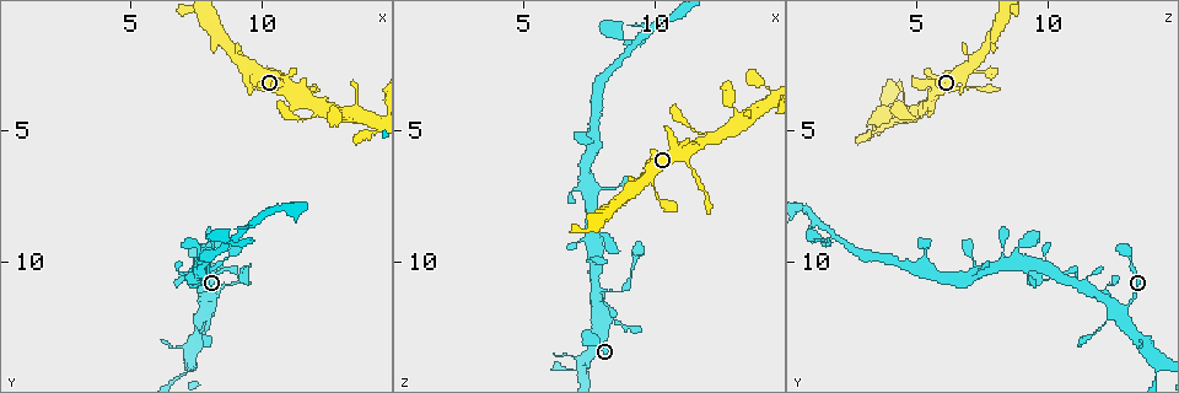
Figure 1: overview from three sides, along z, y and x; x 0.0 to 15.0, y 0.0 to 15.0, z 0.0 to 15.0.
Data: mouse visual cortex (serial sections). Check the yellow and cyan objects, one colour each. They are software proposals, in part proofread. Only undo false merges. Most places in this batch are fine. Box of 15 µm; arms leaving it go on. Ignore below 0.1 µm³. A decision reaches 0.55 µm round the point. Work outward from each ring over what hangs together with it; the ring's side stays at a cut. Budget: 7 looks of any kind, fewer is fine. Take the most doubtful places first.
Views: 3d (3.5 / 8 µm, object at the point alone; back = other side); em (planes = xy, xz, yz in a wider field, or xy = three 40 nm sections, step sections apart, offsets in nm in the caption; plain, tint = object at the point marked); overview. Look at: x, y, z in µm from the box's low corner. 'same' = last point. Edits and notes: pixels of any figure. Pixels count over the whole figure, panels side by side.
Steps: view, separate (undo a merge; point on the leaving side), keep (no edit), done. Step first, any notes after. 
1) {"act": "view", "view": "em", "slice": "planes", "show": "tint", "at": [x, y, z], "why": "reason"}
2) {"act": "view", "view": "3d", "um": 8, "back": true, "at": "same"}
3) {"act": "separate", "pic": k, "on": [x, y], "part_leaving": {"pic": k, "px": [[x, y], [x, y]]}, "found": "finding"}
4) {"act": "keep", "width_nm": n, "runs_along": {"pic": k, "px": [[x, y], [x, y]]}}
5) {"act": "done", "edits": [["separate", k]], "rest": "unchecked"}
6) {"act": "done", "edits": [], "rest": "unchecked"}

{"act": "view", "view": "3d", "um": 3.5, "back": true, "at": [9.0, 9.1, 1.9], "why": "three arms meet"}

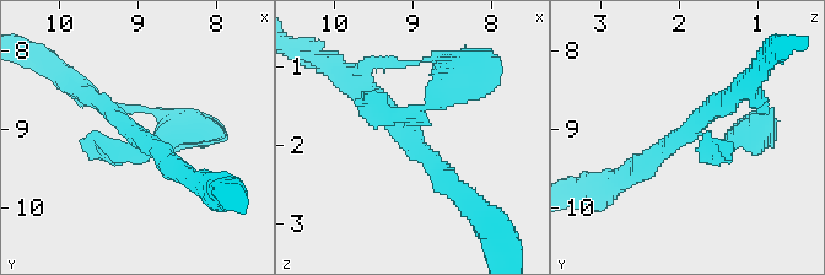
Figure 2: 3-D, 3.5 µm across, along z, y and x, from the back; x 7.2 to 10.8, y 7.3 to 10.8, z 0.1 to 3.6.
{"act": "view", "view": "em", "slice": "planes", "show": "plain", "at": [9.10, 8.95, 1.85]}

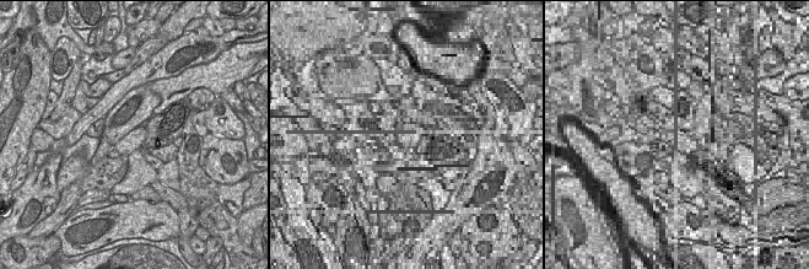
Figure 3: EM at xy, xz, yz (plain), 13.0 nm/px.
{"act": "view", "view": "em", "slice": "planes", "show": "tint", "at": "same"}

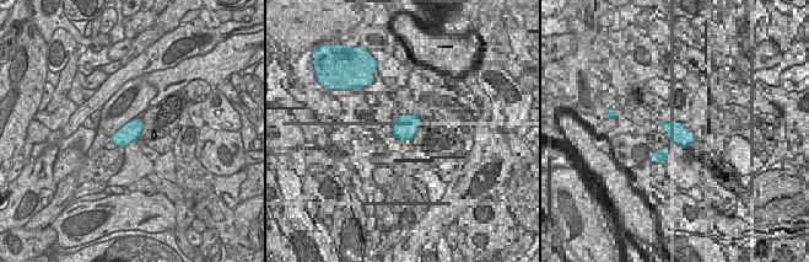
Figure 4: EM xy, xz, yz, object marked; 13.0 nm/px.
{"act": "keep", "width_nm": 240, "runs_along": {"pic": 2, "px": [[453, 187], [351, 80]]}, "found": "all the same cell"}

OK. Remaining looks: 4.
{"act": "view", "view": "3d", "um": 3.5, "at": [8.7, 10.4, 11.1], "why": "narrows sharply"}

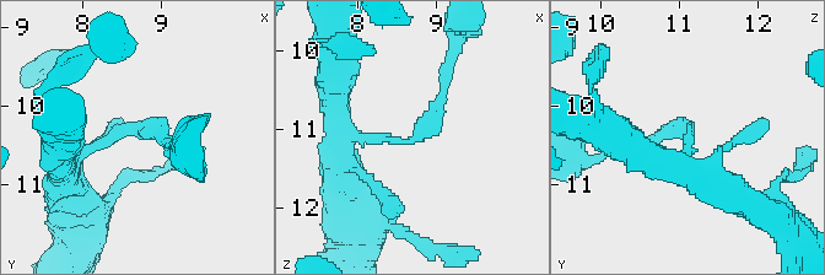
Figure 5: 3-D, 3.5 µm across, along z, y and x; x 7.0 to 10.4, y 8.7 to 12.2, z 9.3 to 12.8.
{"act": "view", "view": "em", "slice": "xy", "step": 3, "show": "plain", "at": [8.65, 10.25, 11.15]}

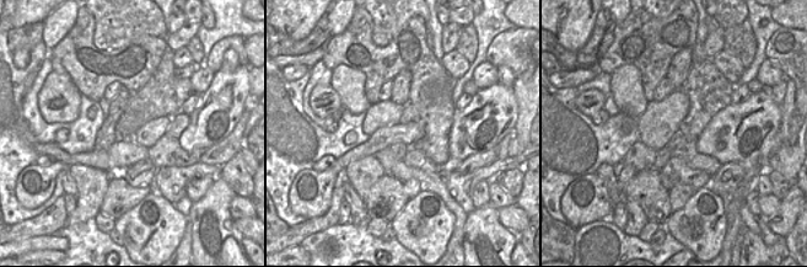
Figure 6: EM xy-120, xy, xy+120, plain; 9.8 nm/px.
{"act": "view", "view": "em", "slice": "xy", "step": 3, "show": "tint", "at": "same"}

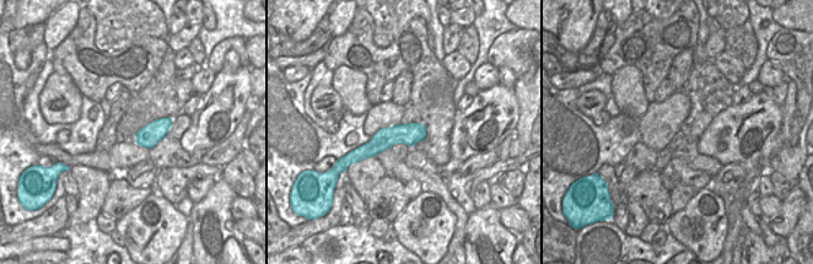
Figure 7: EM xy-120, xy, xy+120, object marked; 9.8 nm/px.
{"act": "keep", "runs_along": {"pic": 7, "px": [[421, 129], [389, 135], [359, 157]]}, "found": "one cell here"}

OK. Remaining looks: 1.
{"act": "done", "edits": [], "rest": "unchecked"}

